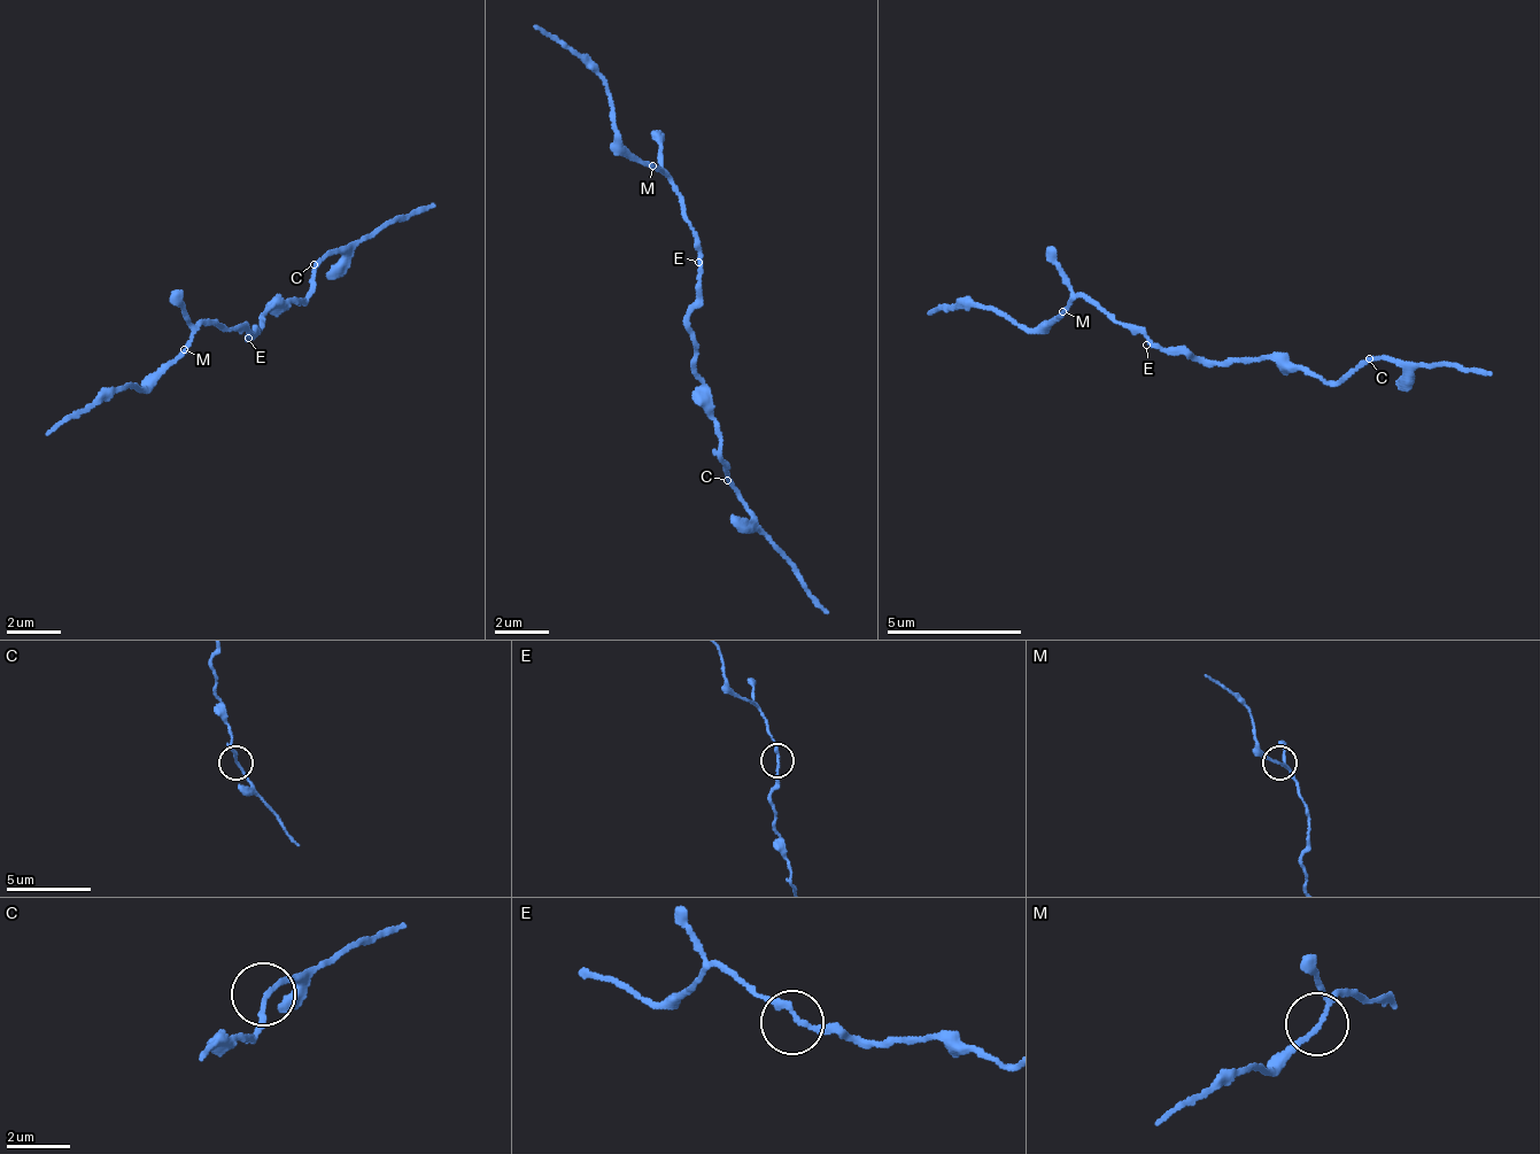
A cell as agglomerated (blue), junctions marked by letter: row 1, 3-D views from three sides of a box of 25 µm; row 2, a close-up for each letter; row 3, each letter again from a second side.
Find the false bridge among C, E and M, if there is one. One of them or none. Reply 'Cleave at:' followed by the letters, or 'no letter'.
Cleave at: no letter

